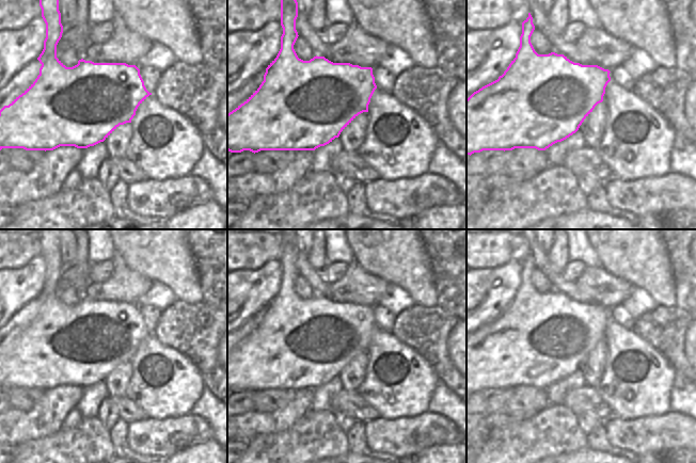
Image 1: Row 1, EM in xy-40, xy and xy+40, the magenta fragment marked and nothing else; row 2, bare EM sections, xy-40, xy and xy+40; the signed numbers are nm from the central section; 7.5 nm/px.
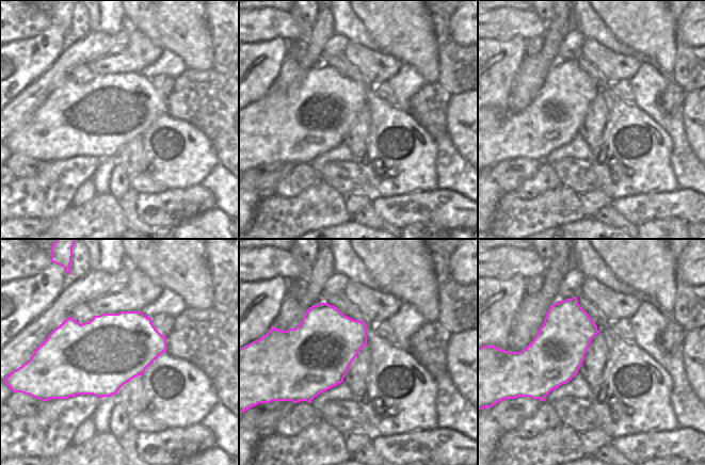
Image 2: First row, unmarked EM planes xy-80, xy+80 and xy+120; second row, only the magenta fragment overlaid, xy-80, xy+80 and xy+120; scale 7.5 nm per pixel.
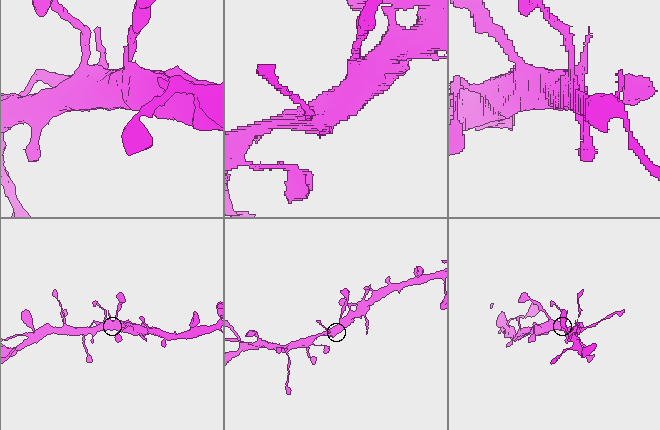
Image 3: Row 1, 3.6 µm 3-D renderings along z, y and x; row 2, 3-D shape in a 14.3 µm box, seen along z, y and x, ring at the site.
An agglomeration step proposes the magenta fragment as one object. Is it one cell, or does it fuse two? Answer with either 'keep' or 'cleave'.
keep

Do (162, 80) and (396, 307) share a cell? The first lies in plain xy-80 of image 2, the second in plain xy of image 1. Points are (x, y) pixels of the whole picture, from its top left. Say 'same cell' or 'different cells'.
different cells

